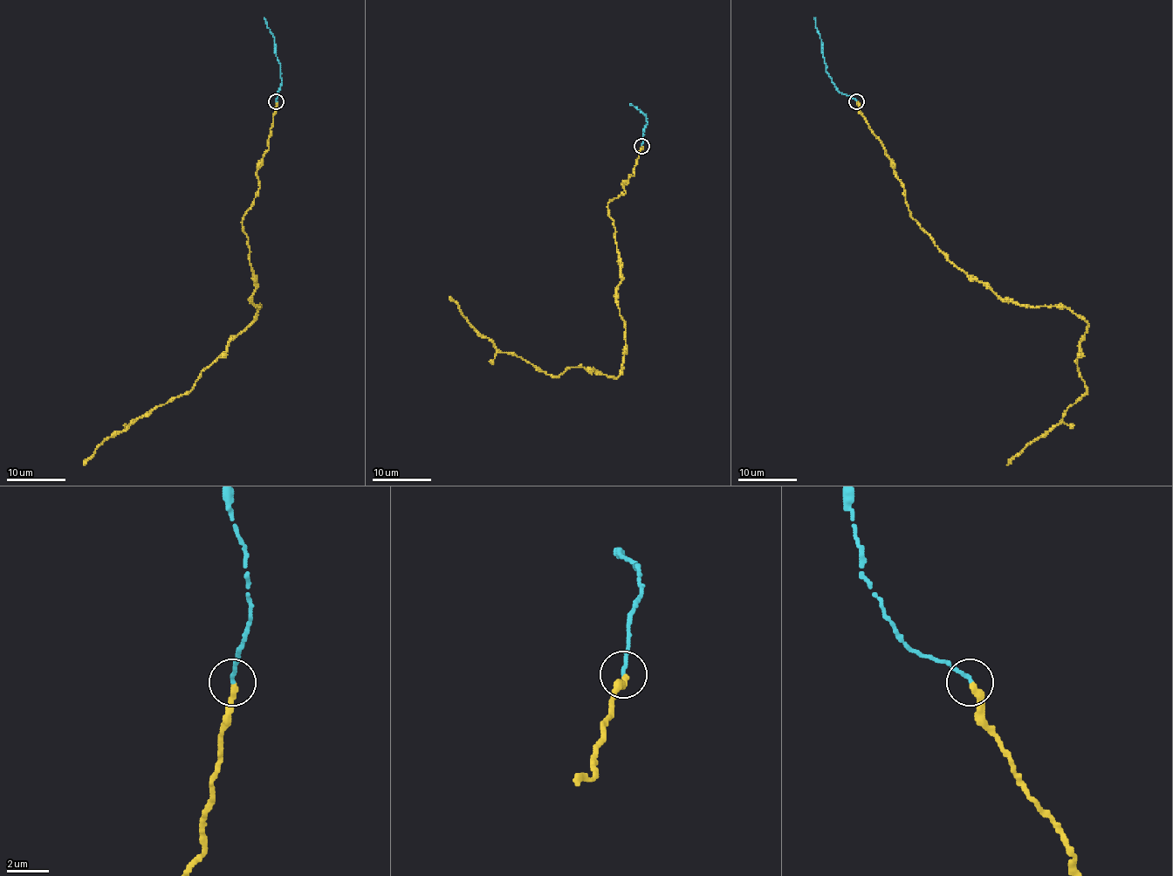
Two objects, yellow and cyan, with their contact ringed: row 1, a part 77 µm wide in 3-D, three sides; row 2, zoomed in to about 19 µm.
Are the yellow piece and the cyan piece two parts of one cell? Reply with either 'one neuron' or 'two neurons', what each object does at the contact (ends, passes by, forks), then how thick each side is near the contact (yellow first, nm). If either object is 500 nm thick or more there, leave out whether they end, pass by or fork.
one neuron; yellow ends; cyan ends; calibres 340 and 200 nm

